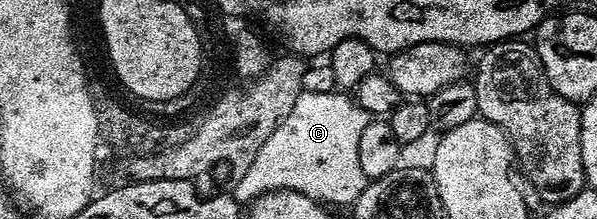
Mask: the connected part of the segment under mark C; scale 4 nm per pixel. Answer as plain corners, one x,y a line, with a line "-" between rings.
336,90
327,93
307,93
302,91
300,97
291,105
285,118
271,133
273,143
263,141
265,151
261,152
261,159
251,161
255,173
263,173
265,169
265,185
269,181
275,183
271,167
291,167
291,169
277,169
281,175
291,173
291,177
299,175
299,167
343,167
343,177
351,177
351,197
356,199
367,185
363,169
359,169
359,136
363,129
367,129
371,116
357,104
356,98
349,99
345,93

